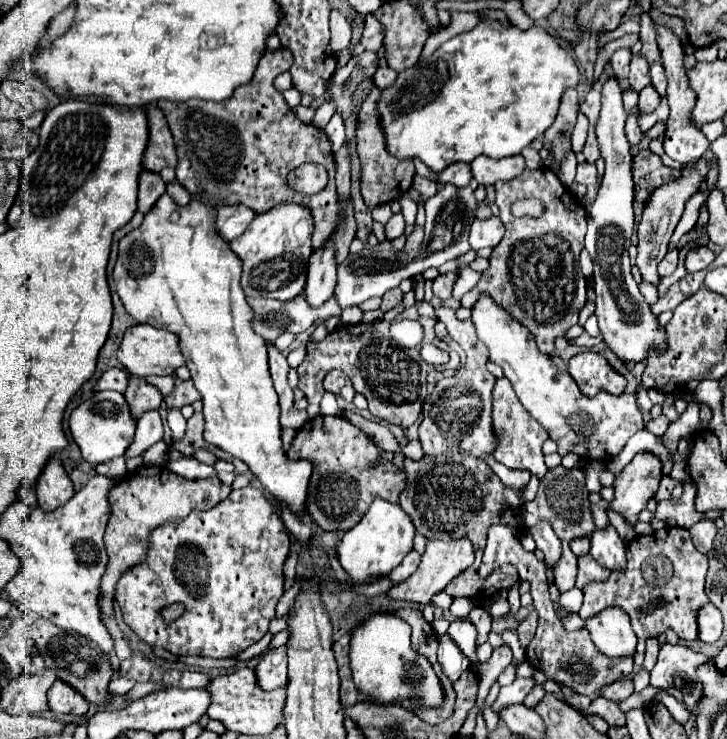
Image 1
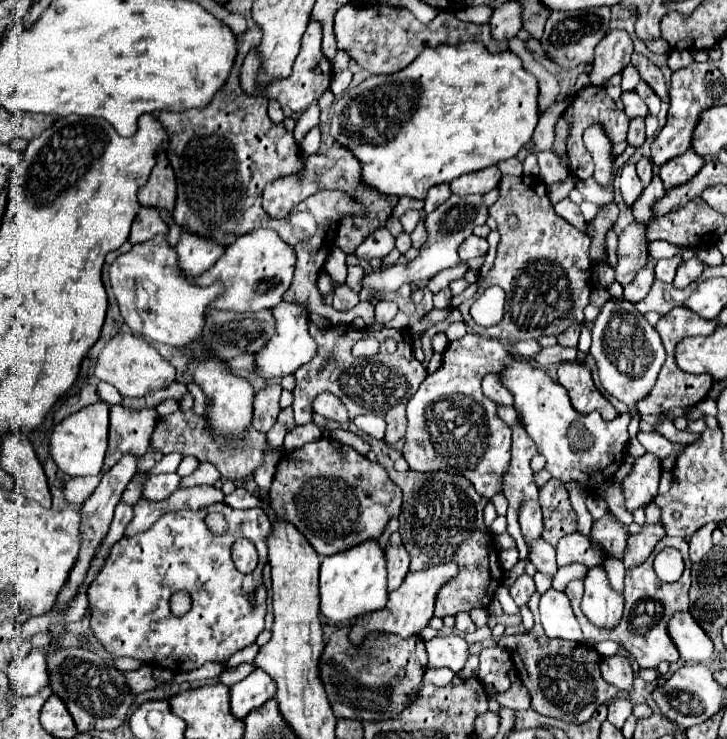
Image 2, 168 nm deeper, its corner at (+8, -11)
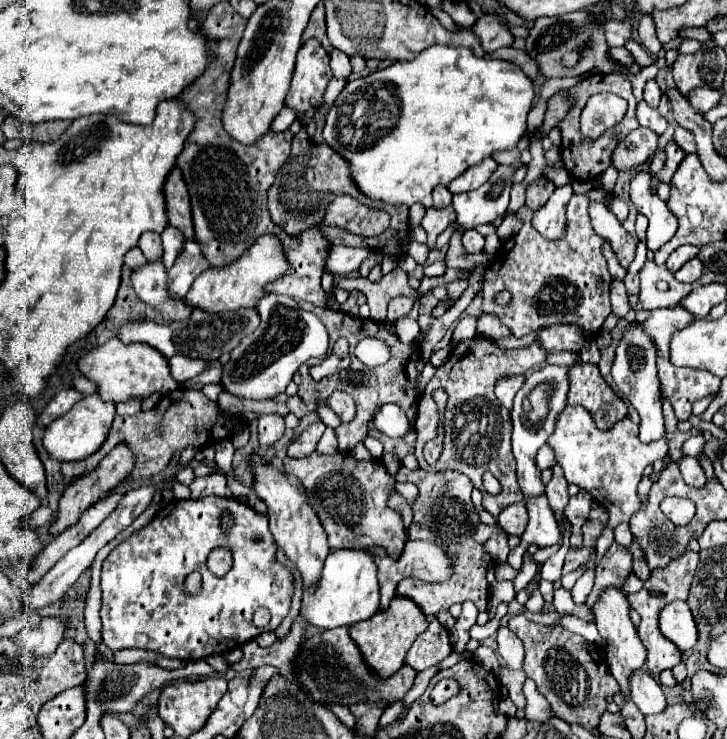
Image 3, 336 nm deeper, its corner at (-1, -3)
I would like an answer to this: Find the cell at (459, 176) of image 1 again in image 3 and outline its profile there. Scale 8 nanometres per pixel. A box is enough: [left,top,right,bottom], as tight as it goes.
[432,185,452,209]

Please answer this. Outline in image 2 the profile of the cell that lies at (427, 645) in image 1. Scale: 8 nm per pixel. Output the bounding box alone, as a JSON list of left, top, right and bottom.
[321,625,427,721]

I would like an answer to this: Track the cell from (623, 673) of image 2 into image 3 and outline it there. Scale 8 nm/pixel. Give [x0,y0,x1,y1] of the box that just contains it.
[630,669,666,717]

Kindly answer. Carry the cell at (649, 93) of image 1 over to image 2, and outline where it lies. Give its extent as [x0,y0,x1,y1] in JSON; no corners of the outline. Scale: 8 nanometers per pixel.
[627,119,645,147]

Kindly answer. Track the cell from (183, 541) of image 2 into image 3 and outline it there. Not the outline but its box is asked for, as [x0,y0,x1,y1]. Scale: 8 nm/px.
[102,497,294,661]

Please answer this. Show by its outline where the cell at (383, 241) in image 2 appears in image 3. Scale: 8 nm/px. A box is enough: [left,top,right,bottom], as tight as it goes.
[324,247,370,275]

